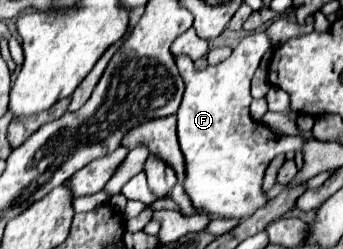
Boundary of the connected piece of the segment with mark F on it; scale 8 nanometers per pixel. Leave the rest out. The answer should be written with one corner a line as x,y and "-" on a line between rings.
254,32
254,34
246,36
238,44
238,48
234,48
230,58
218,66
208,66
206,70
196,72
194,62
188,56
176,58
176,66
186,84
184,98
182,98
182,104
176,114
178,116
178,142
180,142
180,150
182,150
184,162
186,162
186,178
182,182
182,188
188,194
194,208
206,210
212,216
220,216
220,218
252,216
254,210
258,210
260,206
266,204
266,198
260,192
260,188
262,188
264,170
268,168
270,160
278,154
288,151
302,152
303,150
303,138
292,138
292,136
282,136
282,134
276,136
266,124
254,122
248,112
248,106
252,102
250,80
262,60
262,56
268,52
268,48
270,48
268,34

